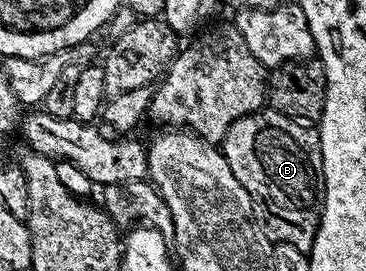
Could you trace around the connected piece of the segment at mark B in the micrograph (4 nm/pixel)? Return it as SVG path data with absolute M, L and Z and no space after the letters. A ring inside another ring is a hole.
M267 107L236 122L222 140L220 150L226 156L236 182L248 190L260 209L260 223L274 244L296 246L309 253L322 217L322 147L317 131L309 123L294 120Z

